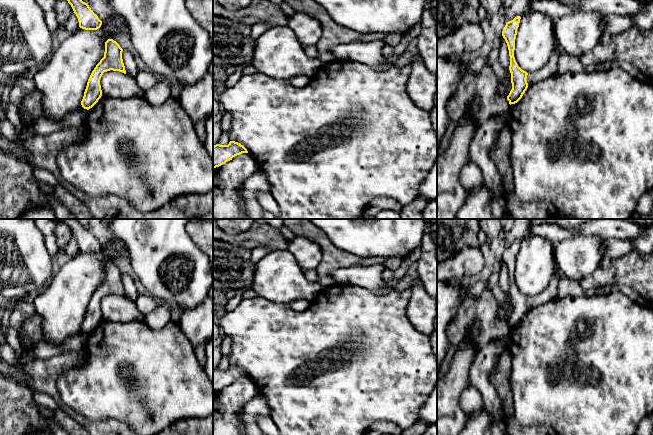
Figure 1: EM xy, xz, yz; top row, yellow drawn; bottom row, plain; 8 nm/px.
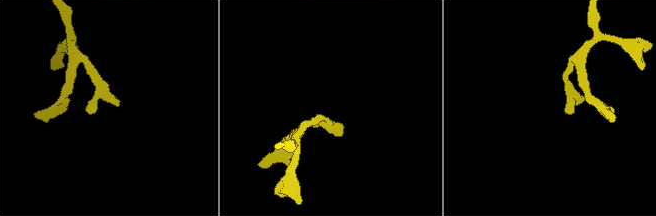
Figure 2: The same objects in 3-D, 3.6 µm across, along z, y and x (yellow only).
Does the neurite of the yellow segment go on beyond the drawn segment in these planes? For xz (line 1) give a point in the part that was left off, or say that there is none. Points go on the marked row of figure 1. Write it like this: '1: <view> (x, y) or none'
1: none

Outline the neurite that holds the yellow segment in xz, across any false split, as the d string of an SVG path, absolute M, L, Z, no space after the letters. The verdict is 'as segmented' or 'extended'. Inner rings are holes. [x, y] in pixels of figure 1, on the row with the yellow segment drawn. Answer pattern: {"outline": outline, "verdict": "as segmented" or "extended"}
{"outline": "M230 141L228 145L216 144L213 146L213 168L219 167L242 153L248 153L247 149L238 142Z", "verdict": "as segmented"}

